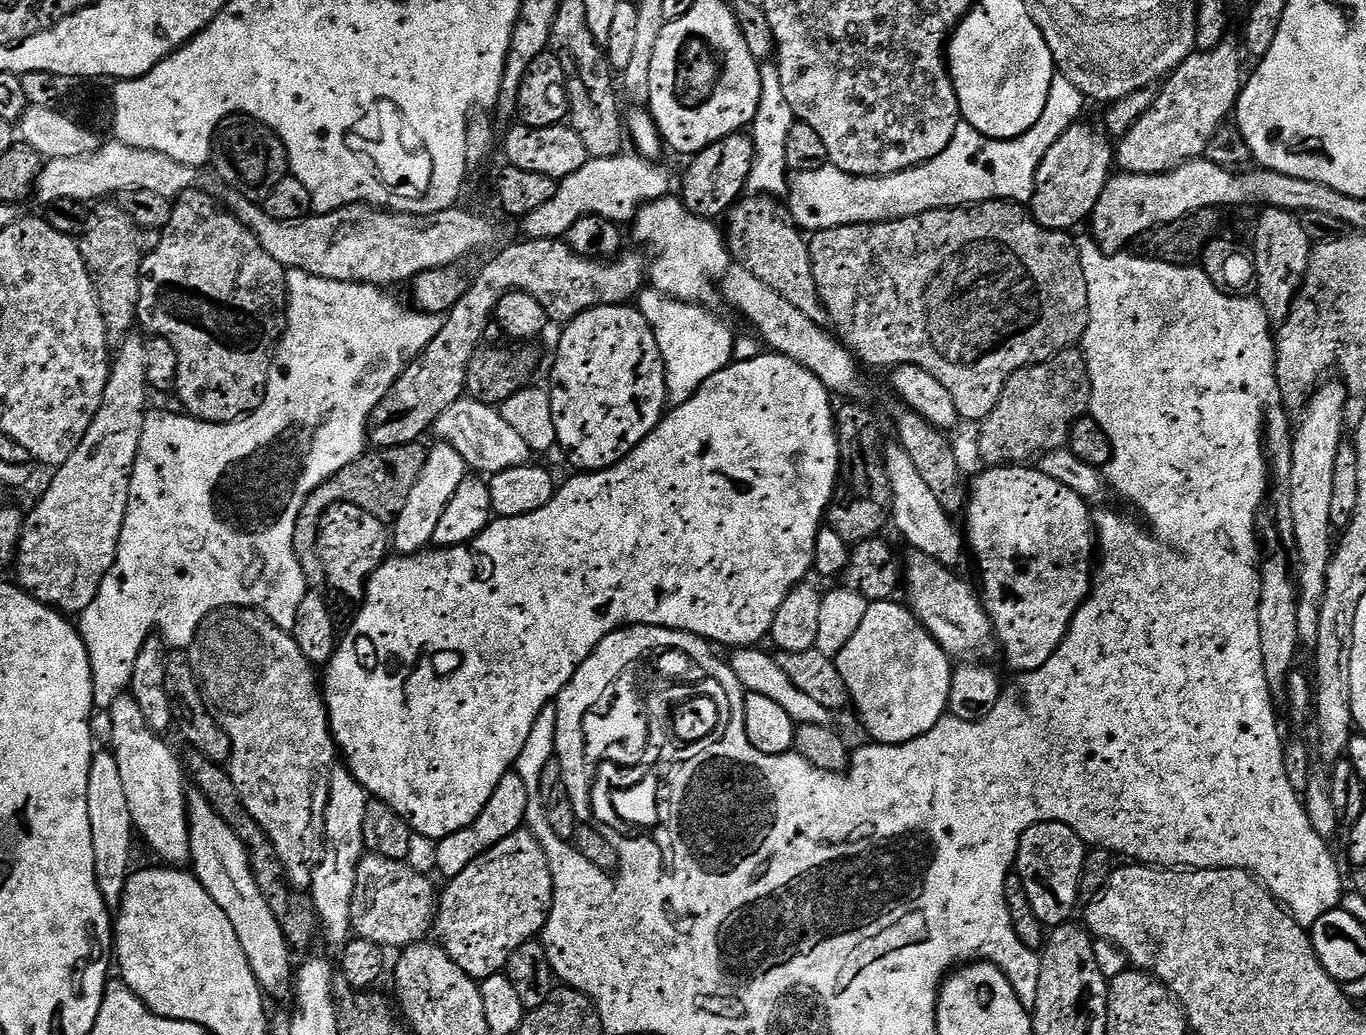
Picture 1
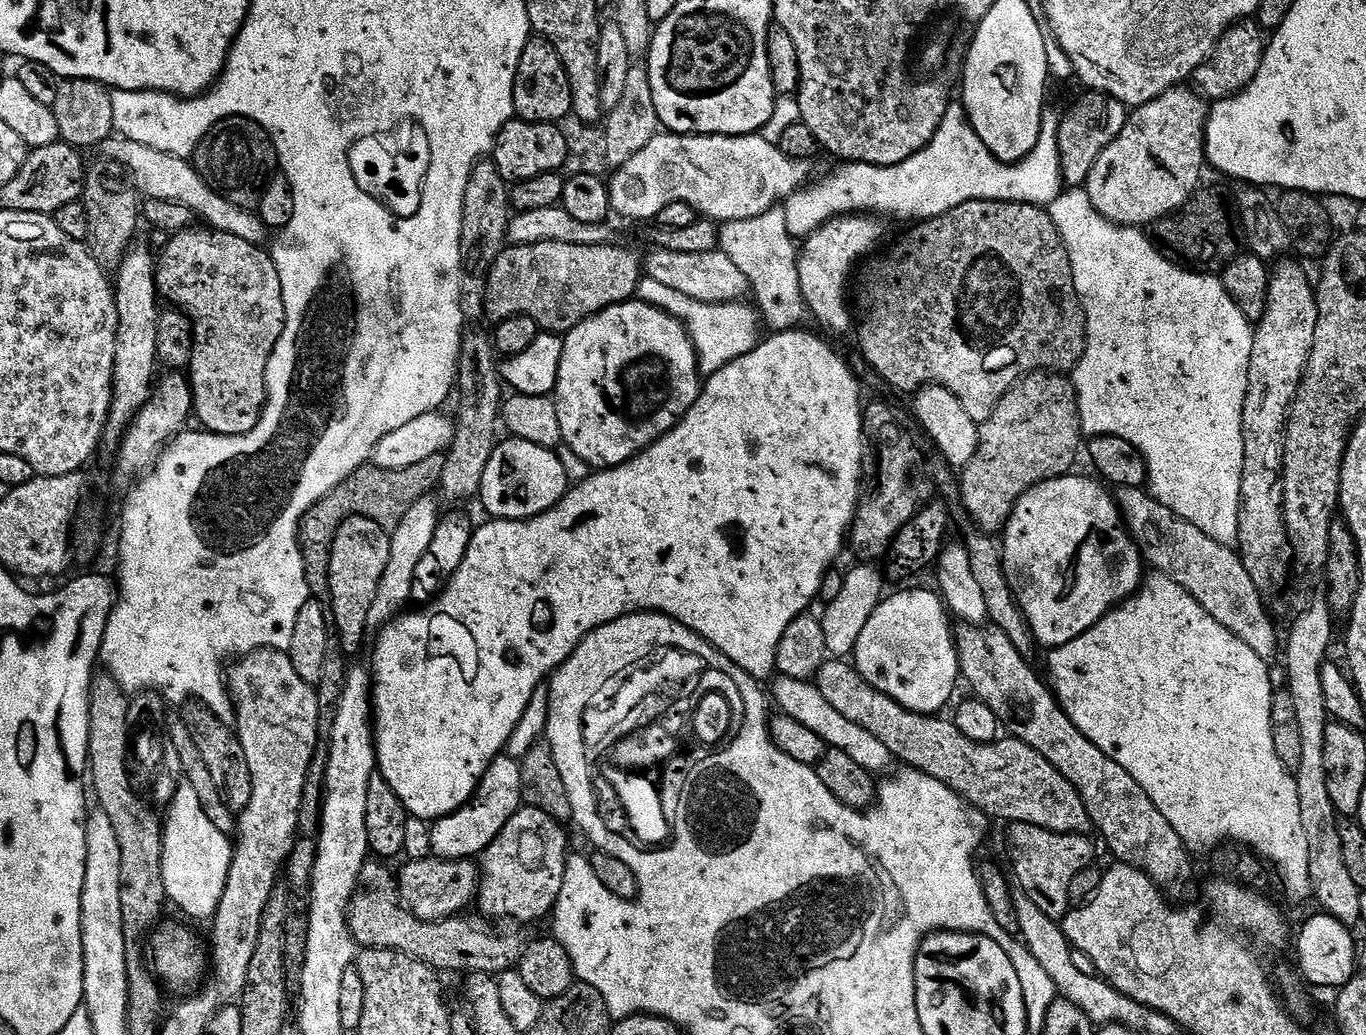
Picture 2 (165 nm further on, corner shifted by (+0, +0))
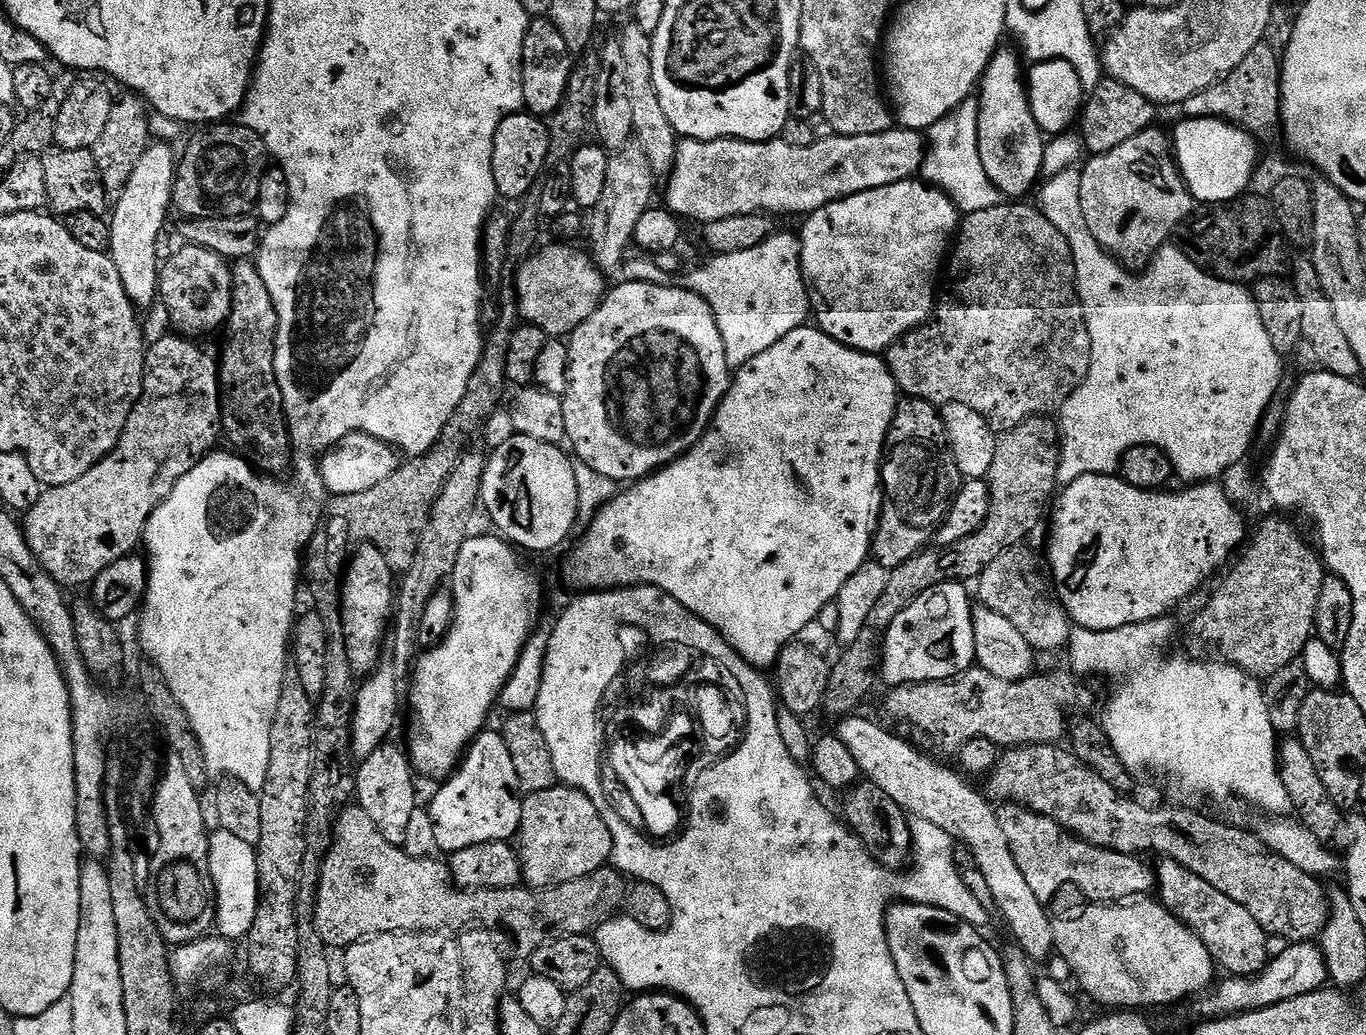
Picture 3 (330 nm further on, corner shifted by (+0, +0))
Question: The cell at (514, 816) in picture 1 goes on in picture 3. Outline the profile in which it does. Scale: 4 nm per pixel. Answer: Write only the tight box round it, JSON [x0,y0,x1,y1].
[427,730,524,854]

